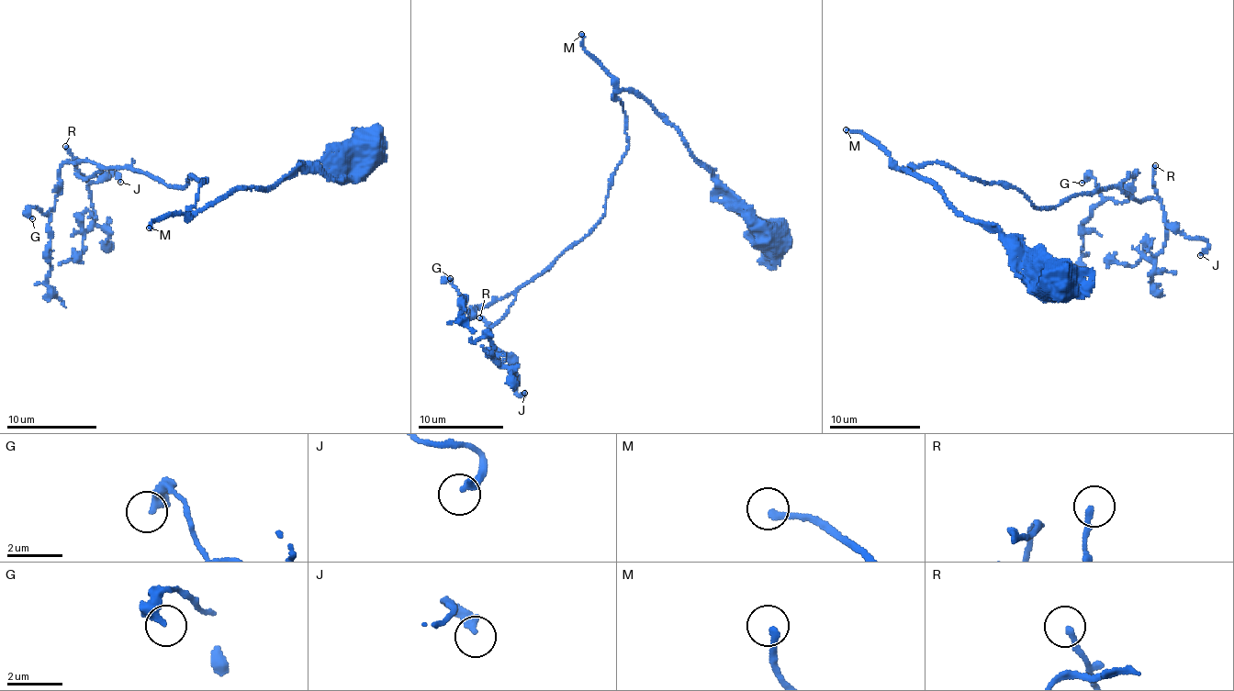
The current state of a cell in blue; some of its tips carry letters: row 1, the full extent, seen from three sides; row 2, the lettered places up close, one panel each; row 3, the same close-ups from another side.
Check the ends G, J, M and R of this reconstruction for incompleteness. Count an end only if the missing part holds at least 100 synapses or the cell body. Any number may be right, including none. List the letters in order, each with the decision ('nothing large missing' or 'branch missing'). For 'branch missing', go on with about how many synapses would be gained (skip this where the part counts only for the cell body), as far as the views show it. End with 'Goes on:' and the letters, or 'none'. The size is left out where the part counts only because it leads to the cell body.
G: nothing large missing
J: nothing large missing
M: branch missing | 750 syn
R: nothing large missing
Goes on: M

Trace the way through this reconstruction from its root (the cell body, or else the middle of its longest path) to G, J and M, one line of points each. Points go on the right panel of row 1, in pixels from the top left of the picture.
G: (1057, 285), (903, 166), (948, 163), (1041, 208), (1135, 171), (1122, 202), (1104, 199), (1092, 175), (1082, 183)
J: (1057, 285), (903, 166), (948, 163), (1041, 208), (1109, 185), (1157, 199), (1167, 224), (1207, 242), (1200, 255)
M: (1057, 285), (1039, 276), (997, 232), (956, 214), (936, 187), (896, 167), (864, 134), (846, 129)

